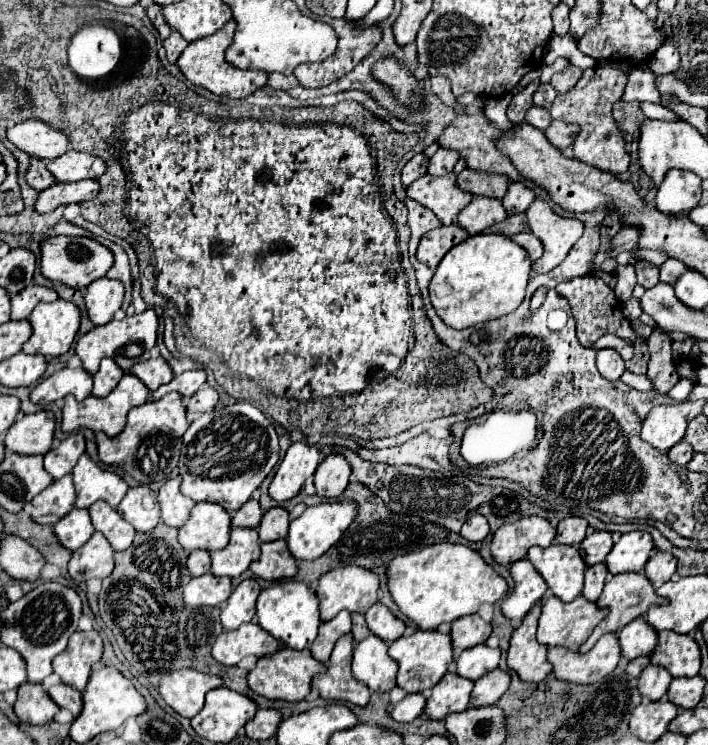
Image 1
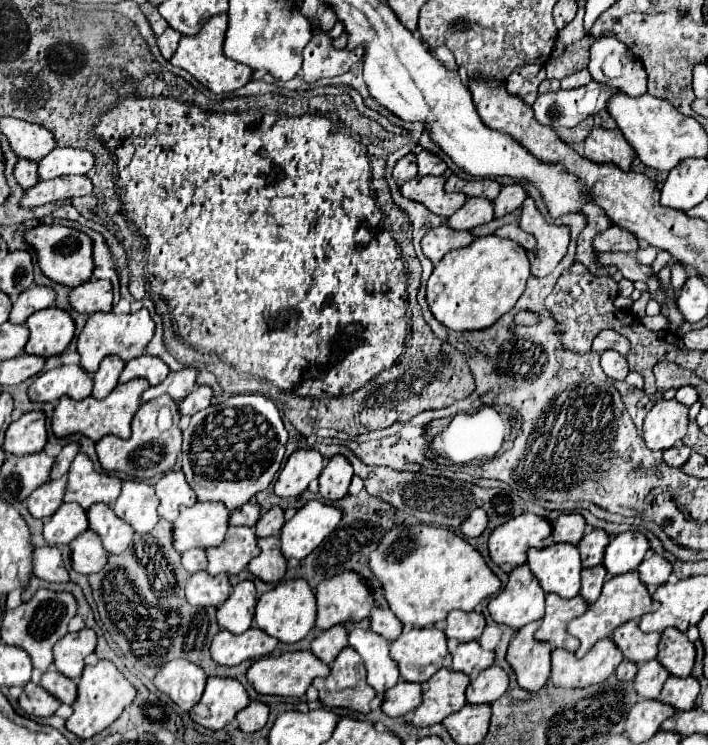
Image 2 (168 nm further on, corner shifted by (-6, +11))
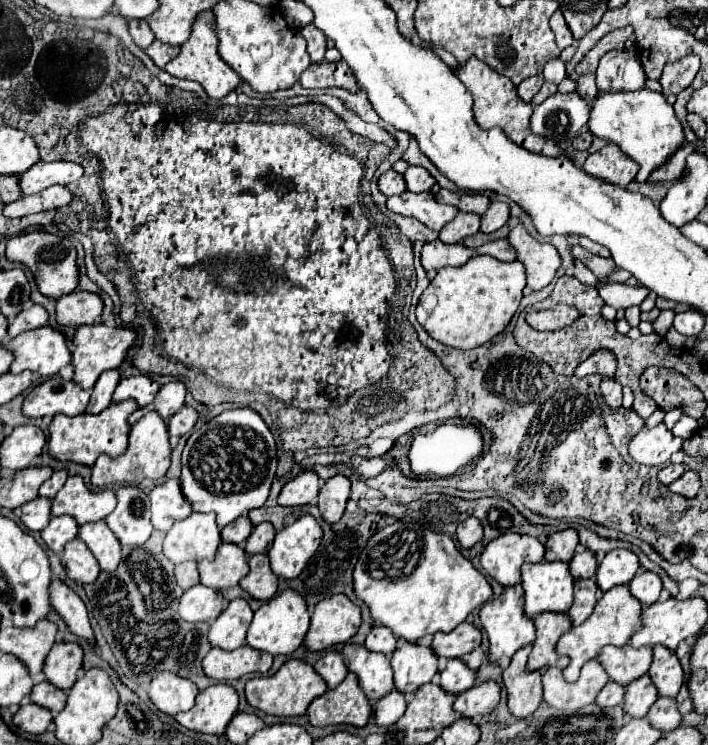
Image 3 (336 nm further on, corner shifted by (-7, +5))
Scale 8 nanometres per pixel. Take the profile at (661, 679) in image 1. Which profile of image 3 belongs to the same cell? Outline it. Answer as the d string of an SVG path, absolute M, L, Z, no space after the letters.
M642 675L640 679L632 681L626 687L626 697L624 697L624 707L626 713L632 717L646 717L650 711L650 705L658 699L658 689L654 683L650 683L650 675Z

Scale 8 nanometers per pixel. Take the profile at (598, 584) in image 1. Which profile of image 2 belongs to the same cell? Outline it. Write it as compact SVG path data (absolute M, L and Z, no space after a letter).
M597 565L593 569L583 569L581 573L581 591L579 595L591 605L597 601L597 597L601 595L601 587L603 587L603 581L607 577L607 571L603 565Z

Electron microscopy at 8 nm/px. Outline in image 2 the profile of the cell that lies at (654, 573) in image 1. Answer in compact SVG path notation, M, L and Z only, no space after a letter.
M649 553L643 559L643 563L637 567L637 573L639 573L639 579L647 587L659 587L659 585L667 583L667 579L671 575L671 563L657 553Z

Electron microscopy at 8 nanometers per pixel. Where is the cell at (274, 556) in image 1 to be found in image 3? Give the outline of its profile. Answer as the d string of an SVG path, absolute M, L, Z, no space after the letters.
M266 553L250 555L248 559L250 573L240 581L240 587L248 591L254 599L270 599L278 589L278 577L274 577L274 571L270 571L270 559Z

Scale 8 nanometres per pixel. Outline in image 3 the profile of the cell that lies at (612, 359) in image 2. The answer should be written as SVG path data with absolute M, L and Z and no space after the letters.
M604 377L600 391L602 391L602 397L608 401L610 407L622 405L622 385L614 377Z

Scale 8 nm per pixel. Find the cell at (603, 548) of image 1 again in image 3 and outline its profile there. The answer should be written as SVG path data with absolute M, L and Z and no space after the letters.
M582 549L578 551L572 561L570 561L570 573L574 579L588 579L594 577L598 569L598 561L596 561L596 553L590 549Z

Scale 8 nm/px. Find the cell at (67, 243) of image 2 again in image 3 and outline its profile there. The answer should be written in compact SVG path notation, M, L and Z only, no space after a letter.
M48 231L22 233L22 235L8 239L6 257L10 261L18 261L18 263L26 265L32 271L42 295L60 299L62 295L76 291L76 287L80 283L80 273L78 273L78 265L76 265L76 247L72 245L72 241L68 237L58 237Z

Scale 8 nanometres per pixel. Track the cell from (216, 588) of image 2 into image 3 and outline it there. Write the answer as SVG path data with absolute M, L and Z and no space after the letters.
M202 583L190 587L184 591L178 613L182 619L190 623L200 623L200 621L214 621L224 605L224 597L220 591L214 591Z

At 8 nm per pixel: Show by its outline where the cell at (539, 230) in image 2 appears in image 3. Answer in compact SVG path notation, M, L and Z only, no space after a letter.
M518 223L510 231L508 241L516 249L518 261L522 261L526 267L528 287L534 291L544 289L554 279L556 271L562 265L562 257L556 251L556 247L550 243L536 241L522 223Z

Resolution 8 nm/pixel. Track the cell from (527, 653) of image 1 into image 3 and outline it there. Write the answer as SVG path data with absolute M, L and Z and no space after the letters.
M526 645L522 651L516 651L502 673L508 691L508 707L516 717L528 717L542 701L542 673L548 667L542 667L542 671L526 671L530 649L532 645Z

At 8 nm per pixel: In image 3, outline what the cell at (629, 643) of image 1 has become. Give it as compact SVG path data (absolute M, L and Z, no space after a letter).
M622 645L622 647L604 647L598 661L604 665L608 677L618 681L620 685L628 685L634 679L642 677L650 669L652 647L638 647Z

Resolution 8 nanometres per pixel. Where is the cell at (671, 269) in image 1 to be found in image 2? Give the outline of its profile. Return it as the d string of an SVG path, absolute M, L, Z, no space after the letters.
M673 263L671 265L671 285L673 285L673 289L679 291L685 285L685 281L687 281L685 267L681 263Z

